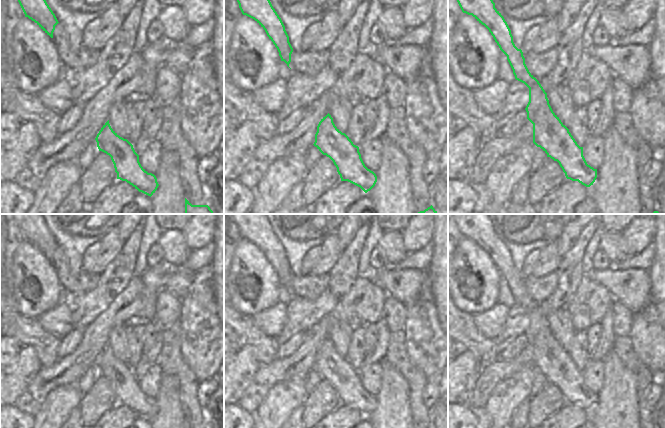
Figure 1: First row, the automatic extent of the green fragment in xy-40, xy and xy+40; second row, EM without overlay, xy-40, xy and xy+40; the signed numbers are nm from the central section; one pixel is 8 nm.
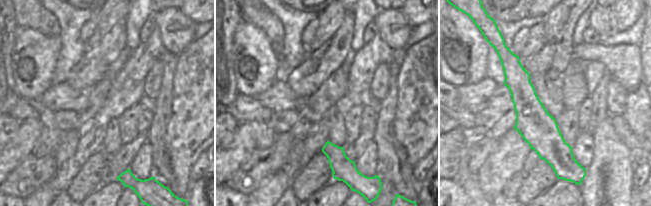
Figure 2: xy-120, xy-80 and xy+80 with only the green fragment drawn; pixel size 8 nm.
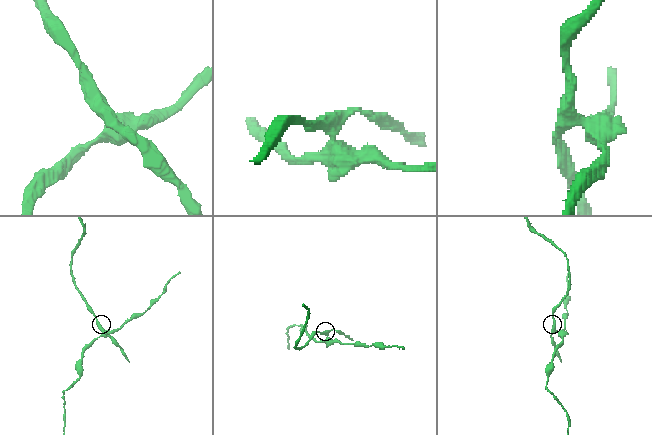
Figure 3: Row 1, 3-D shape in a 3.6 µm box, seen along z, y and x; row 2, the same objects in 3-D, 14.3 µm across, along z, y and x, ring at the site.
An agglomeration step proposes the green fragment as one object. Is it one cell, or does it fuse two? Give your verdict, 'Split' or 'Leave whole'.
Split

